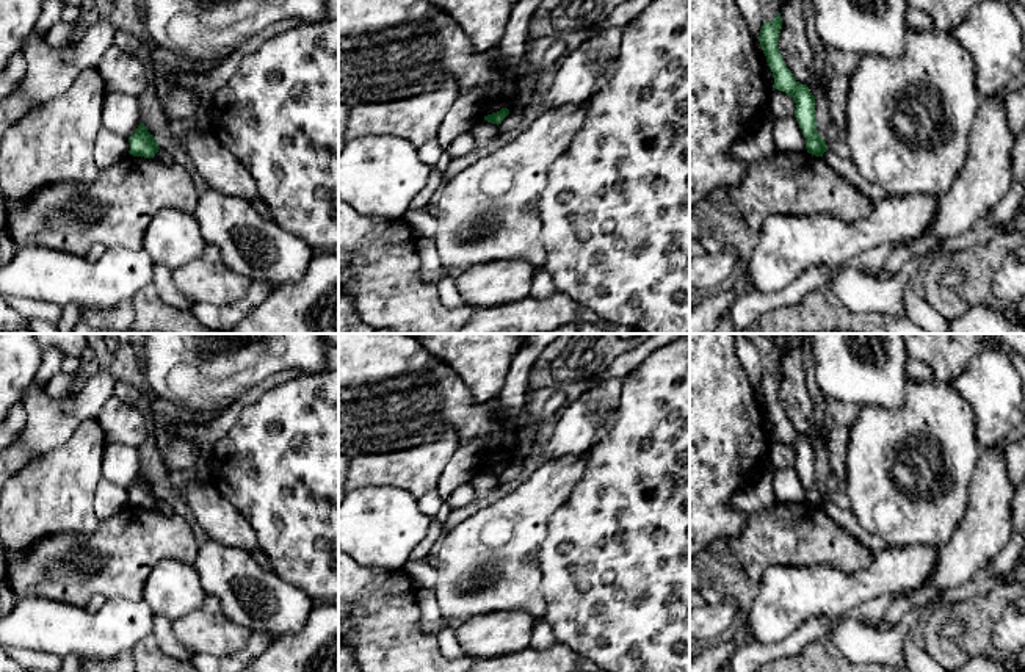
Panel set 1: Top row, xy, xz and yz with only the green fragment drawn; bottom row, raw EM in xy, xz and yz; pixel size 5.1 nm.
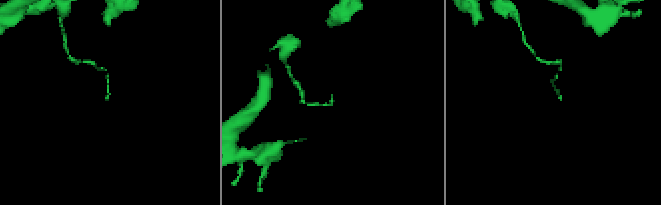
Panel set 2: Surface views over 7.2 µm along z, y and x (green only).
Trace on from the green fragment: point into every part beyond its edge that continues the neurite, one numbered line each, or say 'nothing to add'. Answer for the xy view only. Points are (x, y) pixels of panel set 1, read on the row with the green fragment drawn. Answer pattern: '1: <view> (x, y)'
nothing to add

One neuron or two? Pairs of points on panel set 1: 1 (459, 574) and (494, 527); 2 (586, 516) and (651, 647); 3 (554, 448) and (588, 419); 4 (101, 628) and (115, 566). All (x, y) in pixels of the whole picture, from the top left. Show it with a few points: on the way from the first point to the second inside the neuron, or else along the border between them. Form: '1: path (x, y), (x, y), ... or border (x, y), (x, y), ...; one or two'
1: path (470, 563), (494, 538); one
2: path (596, 549), (630, 583), (630, 605), (640, 614); one
3: path (561, 442), (580, 426); one
4: border (141, 599), (105, 600); two

